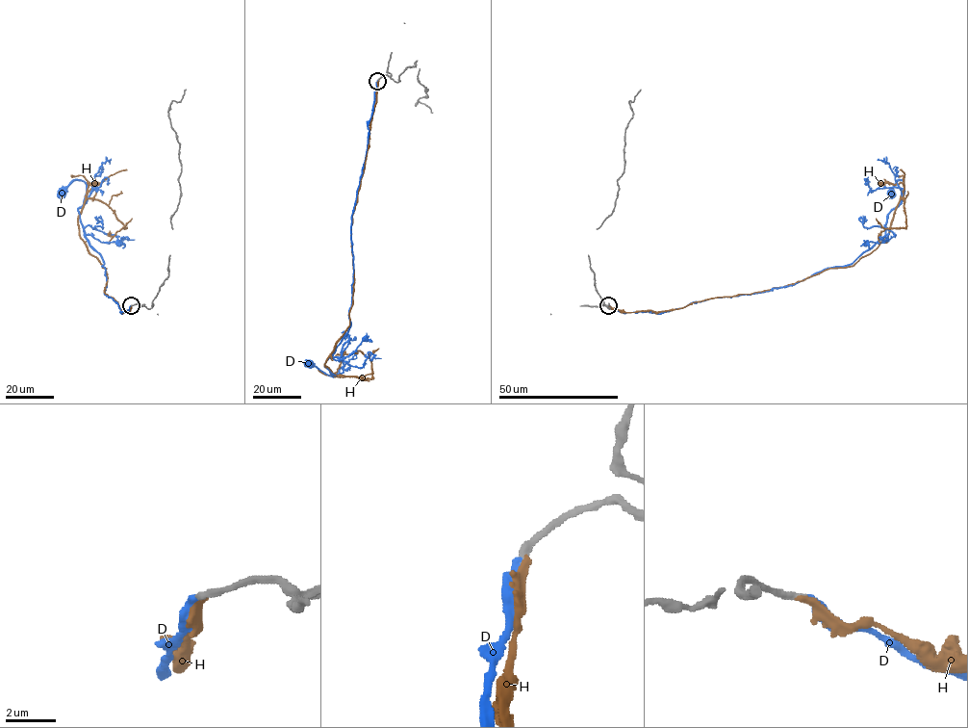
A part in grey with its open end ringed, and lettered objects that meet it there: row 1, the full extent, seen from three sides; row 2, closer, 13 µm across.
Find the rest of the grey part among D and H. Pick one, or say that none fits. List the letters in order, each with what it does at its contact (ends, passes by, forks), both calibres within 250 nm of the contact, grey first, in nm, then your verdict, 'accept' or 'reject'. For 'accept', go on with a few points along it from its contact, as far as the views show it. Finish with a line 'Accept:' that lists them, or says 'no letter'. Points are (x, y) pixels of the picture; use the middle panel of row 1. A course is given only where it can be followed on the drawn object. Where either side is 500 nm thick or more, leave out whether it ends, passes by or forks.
D: it ends | 320/320 nm | accept | via (378, 80), (351, 216), (351, 324), (324, 364), (333, 376), (308, 364)
H: it ends | 320/280 nm | reject
Accept: D

